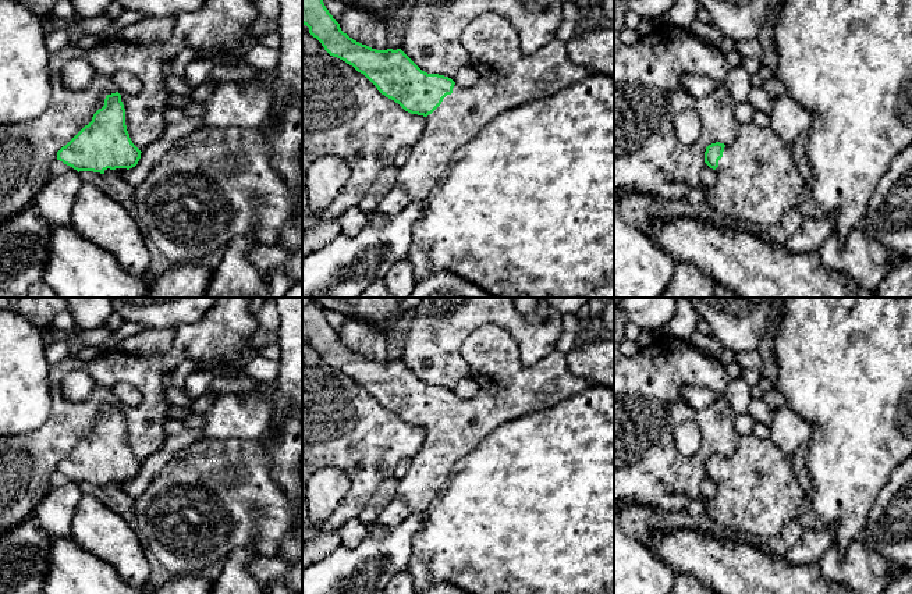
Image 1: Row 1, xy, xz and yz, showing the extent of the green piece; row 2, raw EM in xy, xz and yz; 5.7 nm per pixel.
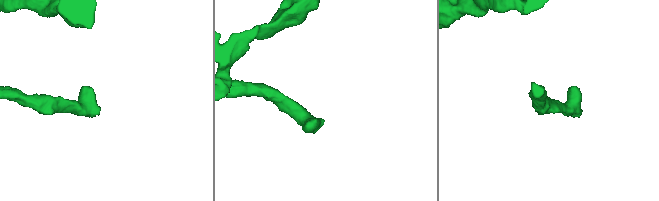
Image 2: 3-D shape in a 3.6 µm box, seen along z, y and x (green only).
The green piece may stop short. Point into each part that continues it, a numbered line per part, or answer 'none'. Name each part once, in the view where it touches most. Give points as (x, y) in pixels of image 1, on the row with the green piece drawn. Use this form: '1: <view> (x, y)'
1: xz (507, 77)

